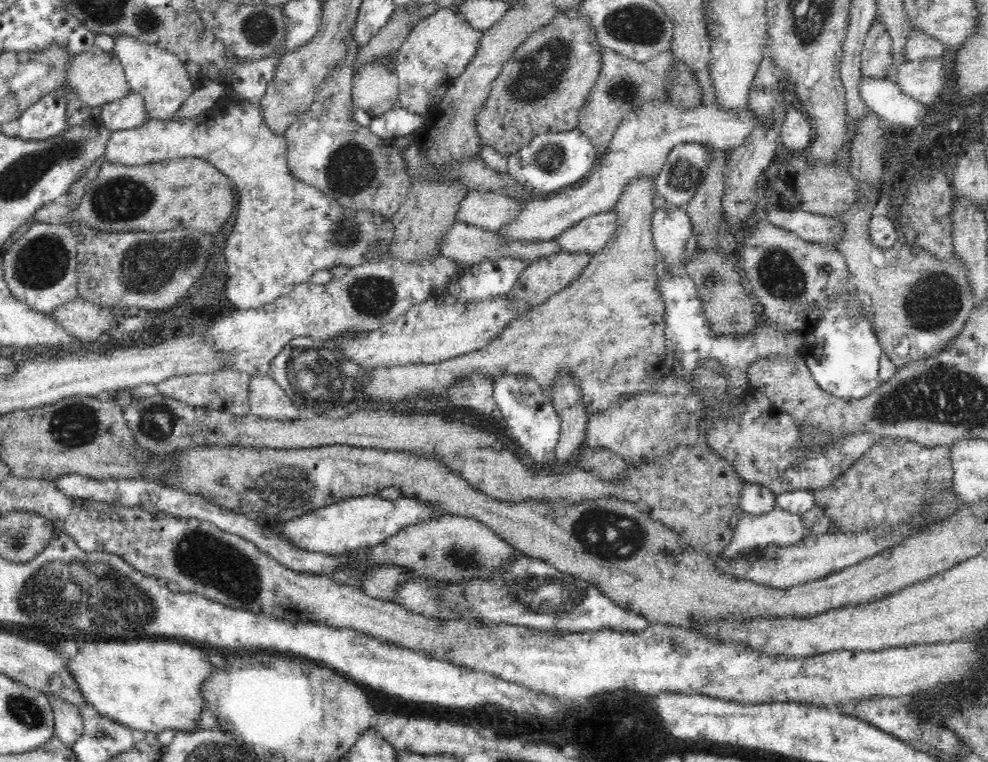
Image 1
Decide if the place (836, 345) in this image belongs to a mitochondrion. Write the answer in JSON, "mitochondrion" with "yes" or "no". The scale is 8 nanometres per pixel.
{"mitochondrion":"no"}

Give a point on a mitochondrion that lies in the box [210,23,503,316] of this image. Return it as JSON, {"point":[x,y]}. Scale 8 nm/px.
{"point":[350,169]}

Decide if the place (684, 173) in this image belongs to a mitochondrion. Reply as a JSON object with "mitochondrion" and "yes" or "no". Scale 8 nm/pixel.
{"mitochondrion":"yes"}

